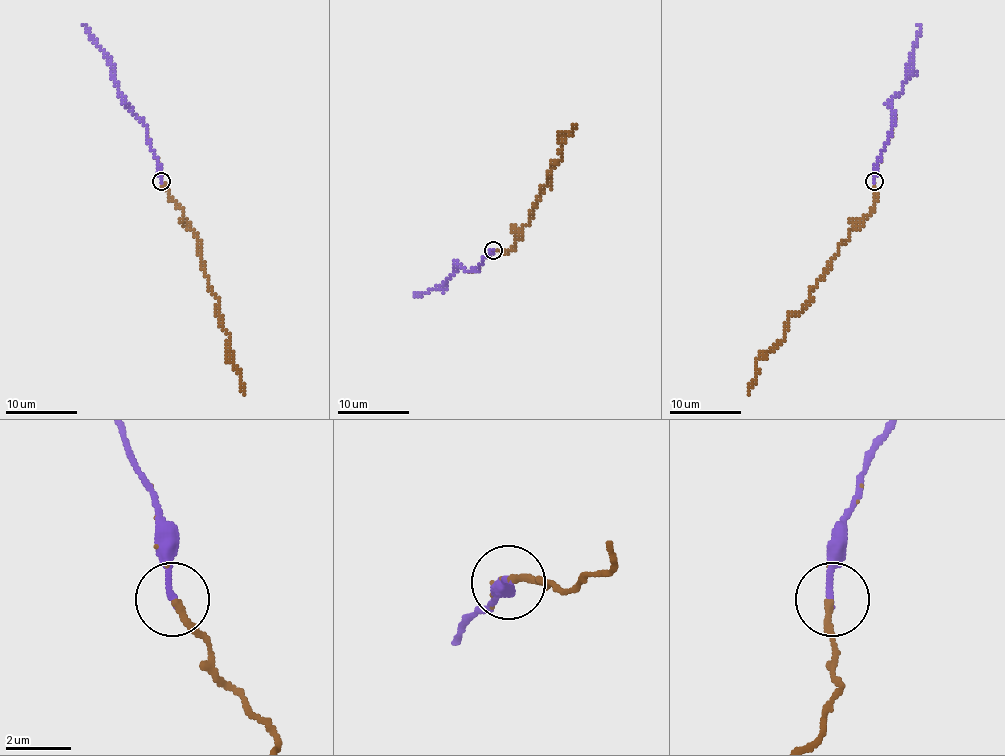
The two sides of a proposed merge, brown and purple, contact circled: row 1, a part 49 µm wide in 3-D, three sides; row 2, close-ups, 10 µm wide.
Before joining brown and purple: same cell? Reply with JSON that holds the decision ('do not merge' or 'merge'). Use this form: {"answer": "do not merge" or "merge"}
{"answer": "merge"}

